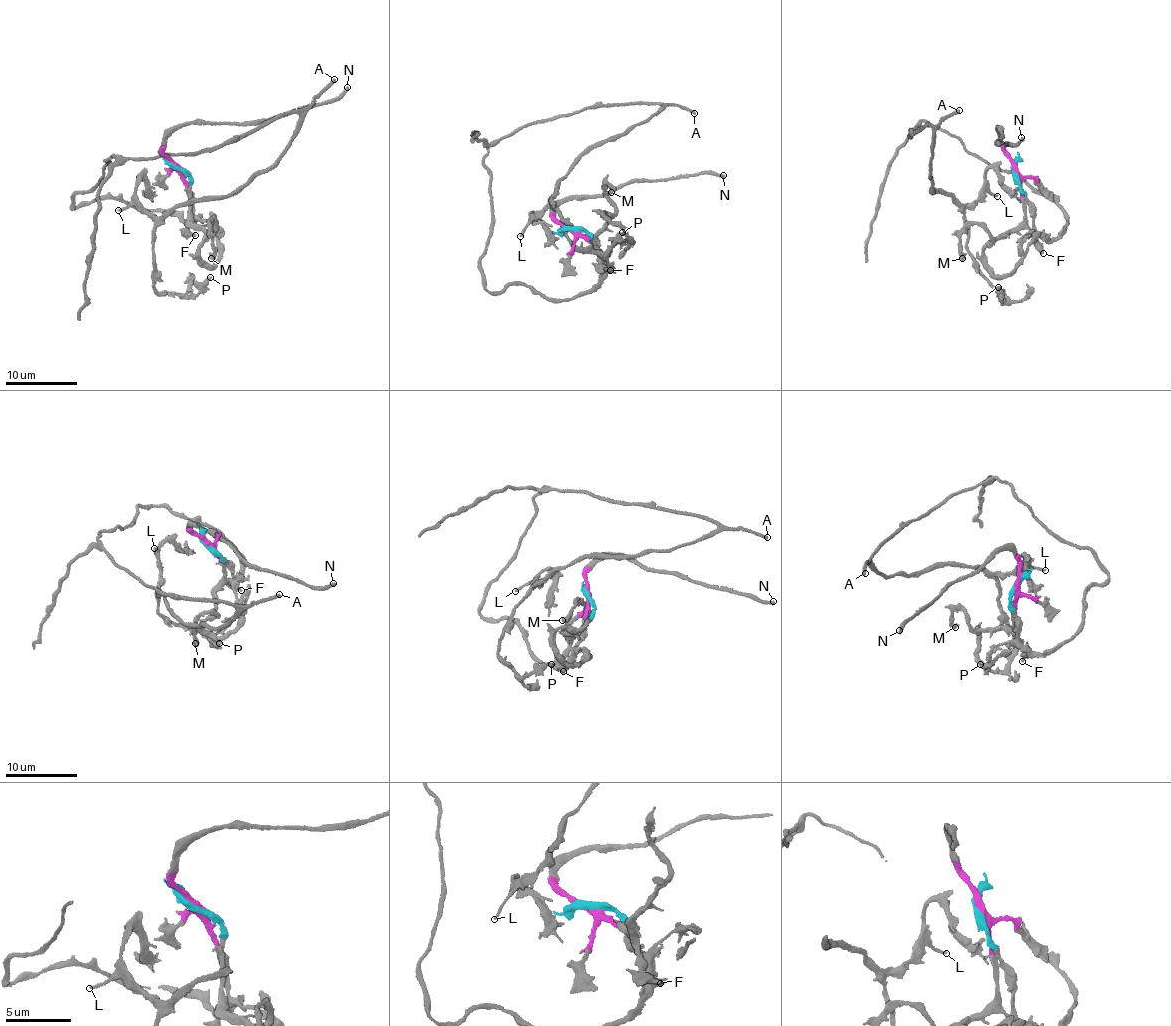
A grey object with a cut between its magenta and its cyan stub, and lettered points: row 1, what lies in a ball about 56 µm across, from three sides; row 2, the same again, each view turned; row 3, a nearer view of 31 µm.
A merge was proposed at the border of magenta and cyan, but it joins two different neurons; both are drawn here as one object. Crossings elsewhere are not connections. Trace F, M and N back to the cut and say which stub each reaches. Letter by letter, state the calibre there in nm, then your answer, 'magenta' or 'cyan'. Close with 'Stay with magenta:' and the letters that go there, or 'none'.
F: 280 nm thick; magenta
M: 480 nm thick; magenta
N: 280 nm thick; magenta
Stay with magenta: F, M, N

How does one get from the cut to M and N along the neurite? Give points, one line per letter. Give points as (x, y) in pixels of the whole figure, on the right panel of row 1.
M: (1014, 170), (1023, 195), (1024, 220), (1017, 228), (993, 238), (979, 224), (972, 224), (961, 235), (963, 259)
N: (1014, 170), (1013, 162), (1004, 154), (997, 128), (1003, 136), (996, 141), (1000, 145), (1012, 146), (1022, 137)

